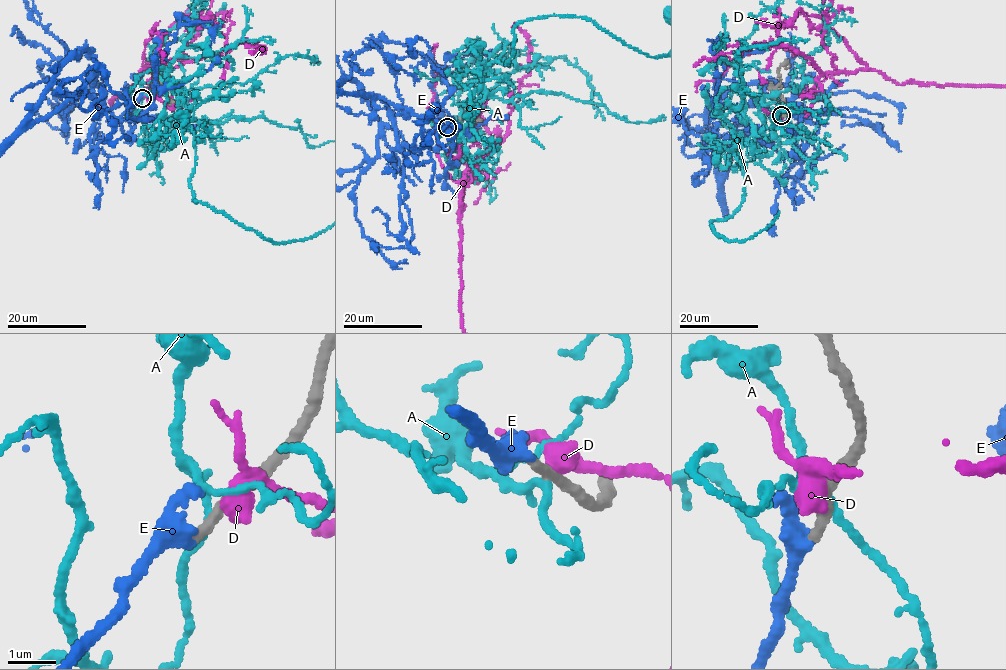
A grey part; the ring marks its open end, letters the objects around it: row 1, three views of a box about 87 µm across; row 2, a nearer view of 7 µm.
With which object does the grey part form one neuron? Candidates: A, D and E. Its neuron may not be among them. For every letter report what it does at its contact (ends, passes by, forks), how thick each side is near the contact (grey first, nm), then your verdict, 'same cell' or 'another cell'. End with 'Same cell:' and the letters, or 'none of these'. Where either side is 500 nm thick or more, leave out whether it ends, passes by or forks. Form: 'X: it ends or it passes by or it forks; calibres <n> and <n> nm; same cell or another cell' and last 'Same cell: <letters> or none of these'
A: it passes by; calibres 280 and 150 nm; another cell
D: it passes by; calibres 300 and 400 nm; another cell
E: it passes by; calibres 200 and 320 nm; same cell
Same cell: E

